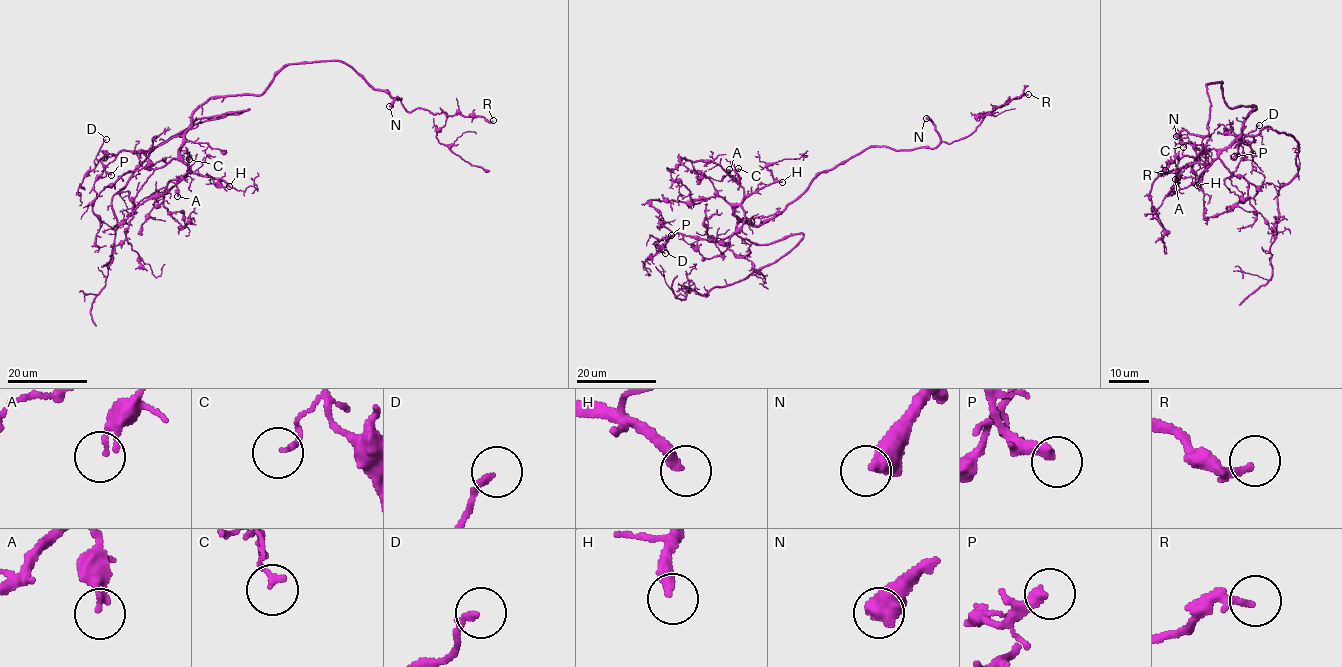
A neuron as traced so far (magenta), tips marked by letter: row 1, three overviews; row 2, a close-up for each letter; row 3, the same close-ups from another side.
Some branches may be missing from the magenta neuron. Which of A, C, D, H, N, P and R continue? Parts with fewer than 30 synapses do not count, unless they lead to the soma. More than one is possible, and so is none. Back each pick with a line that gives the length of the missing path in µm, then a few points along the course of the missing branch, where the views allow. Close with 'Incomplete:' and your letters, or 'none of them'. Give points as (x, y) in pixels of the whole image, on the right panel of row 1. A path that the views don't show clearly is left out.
H: missing 35 µm; course (1197, 185), (1207, 199), (1205, 207), (1190, 226), (1183, 226), (1185, 230)
N: missing 70 µm
R: missing 40 µm; course (1165, 170), (1159, 176), (1162, 186), (1150, 200), (1127, 202), (1114, 200)
Incomplete: H, N, R

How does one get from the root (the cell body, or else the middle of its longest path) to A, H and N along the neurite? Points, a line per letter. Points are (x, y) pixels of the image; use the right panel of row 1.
A: (1243, 125), (1240, 137), (1207, 166), (1195, 162), (1183, 167), (1175, 179)
H: (1243, 125), (1240, 137), (1225, 147), (1201, 172), (1197, 185)
N: (1243, 125), (1255, 107), (1230, 108), (1218, 81), (1206, 85), (1208, 135), (1184, 129), (1176, 136)

